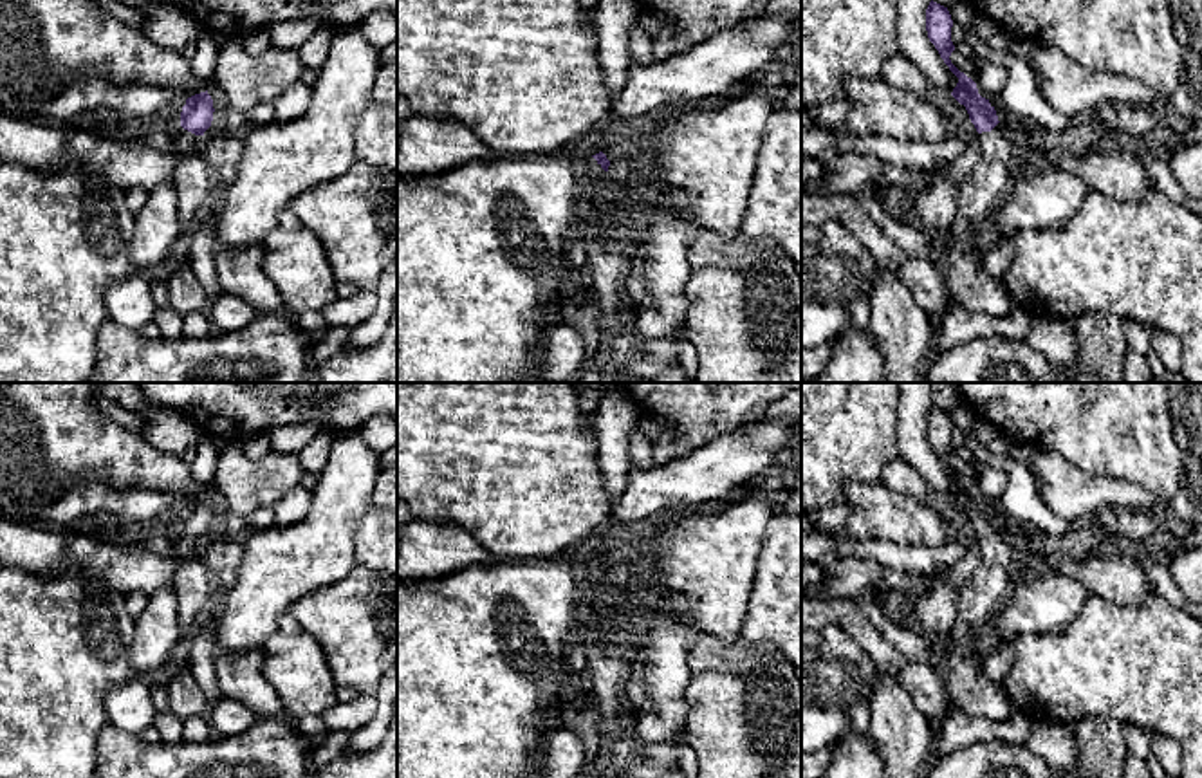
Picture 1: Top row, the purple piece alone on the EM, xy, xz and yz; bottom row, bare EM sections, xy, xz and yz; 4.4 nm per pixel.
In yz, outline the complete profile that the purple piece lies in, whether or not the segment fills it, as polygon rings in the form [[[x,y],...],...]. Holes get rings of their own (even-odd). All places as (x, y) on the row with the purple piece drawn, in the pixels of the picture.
[[[929,2],[926,31],[944,63],[958,78],[951,96],[966,107],[978,132],[982,150],[975,170],[962,182],[960,213],[955,226],[940,236],[933,262],[951,298],[951,310],[967,309],[991,316],[1012,310],[1012,296],[1003,280],[989,276],[976,255],[976,238],[991,242],[991,215],[1009,186],[1007,166],[1012,155],[1012,132],[998,121],[994,107],[978,94],[976,83],[949,60],[953,20],[948,7]]]

